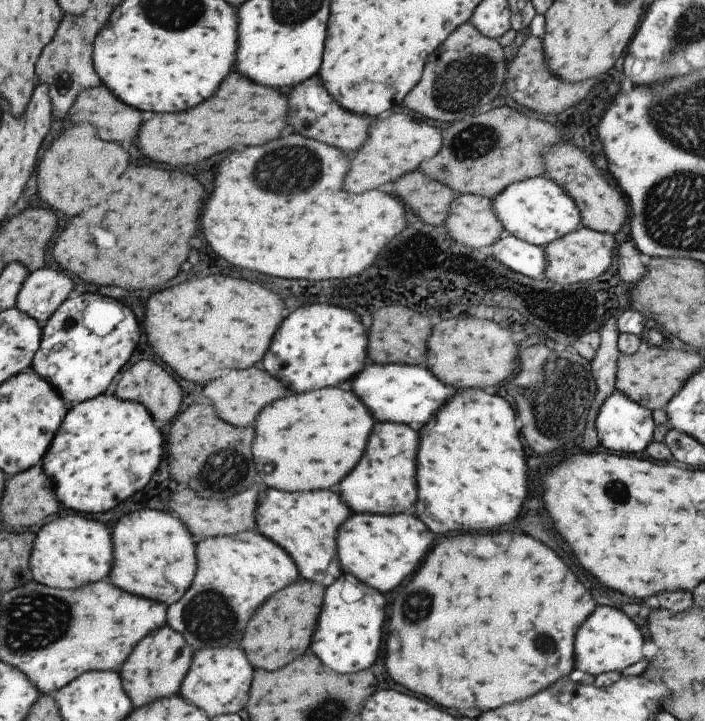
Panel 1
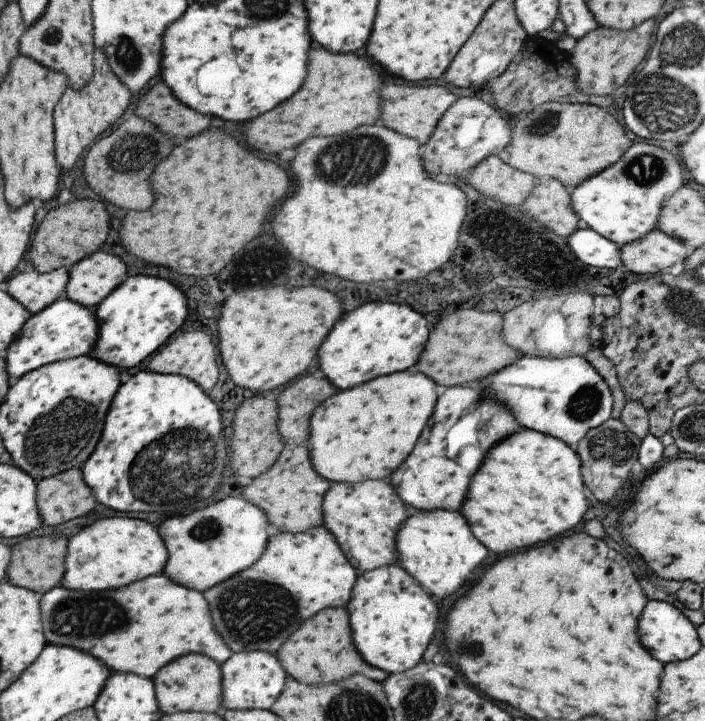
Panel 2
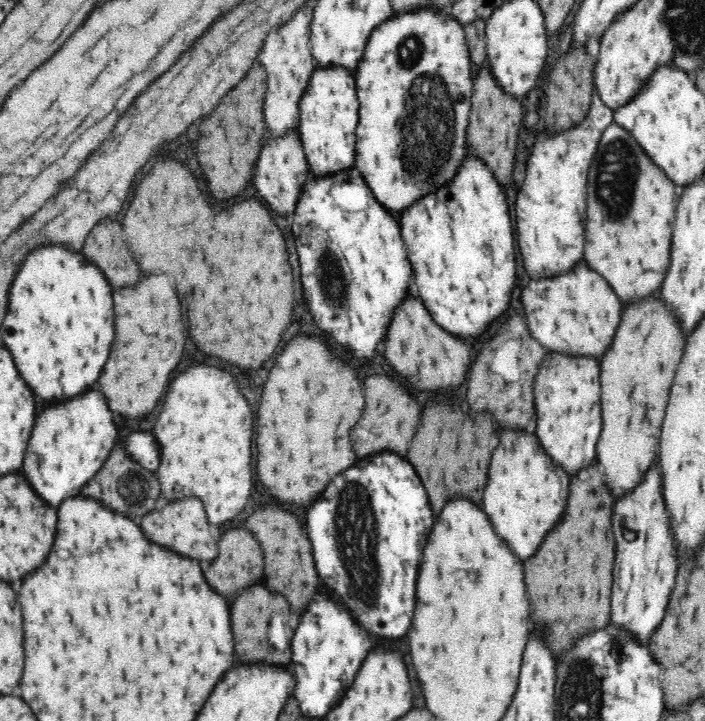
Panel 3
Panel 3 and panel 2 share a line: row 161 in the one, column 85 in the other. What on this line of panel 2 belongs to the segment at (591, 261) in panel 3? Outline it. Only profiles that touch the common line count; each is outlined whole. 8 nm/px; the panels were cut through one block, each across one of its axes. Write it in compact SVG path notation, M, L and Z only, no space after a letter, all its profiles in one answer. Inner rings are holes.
M165 575L147 576L145 580L137 580L125 588L117 588L111 592L71 592L61 585L53 586L41 594L39 598L41 609L41 630L46 644L57 646L73 646L83 652L89 652L93 658L105 663L111 673L133 673L148 679L153 679L157 668L165 666L167 662L183 654L205 654L218 665L232 655L223 640L217 636L209 608L201 592L175 584Z

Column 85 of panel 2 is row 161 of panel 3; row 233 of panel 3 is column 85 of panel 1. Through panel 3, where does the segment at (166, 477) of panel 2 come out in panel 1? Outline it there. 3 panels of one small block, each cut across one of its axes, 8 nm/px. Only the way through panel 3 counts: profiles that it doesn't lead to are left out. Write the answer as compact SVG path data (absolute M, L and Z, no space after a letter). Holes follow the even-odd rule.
M102 393L96 398L72 404L39 463L52 482L60 506L81 515L105 512L141 490L155 474L163 456L163 436L159 429L141 404L119 400L113 394L105 396Z

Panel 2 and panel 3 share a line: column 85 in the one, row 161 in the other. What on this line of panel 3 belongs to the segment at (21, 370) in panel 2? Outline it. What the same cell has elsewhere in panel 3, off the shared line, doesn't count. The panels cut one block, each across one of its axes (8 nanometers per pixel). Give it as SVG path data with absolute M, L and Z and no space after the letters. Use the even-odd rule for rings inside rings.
M316 62L308 86L299 100L296 122L309 172L313 176L332 176L355 164L359 104L354 71L344 65L320 65Z

